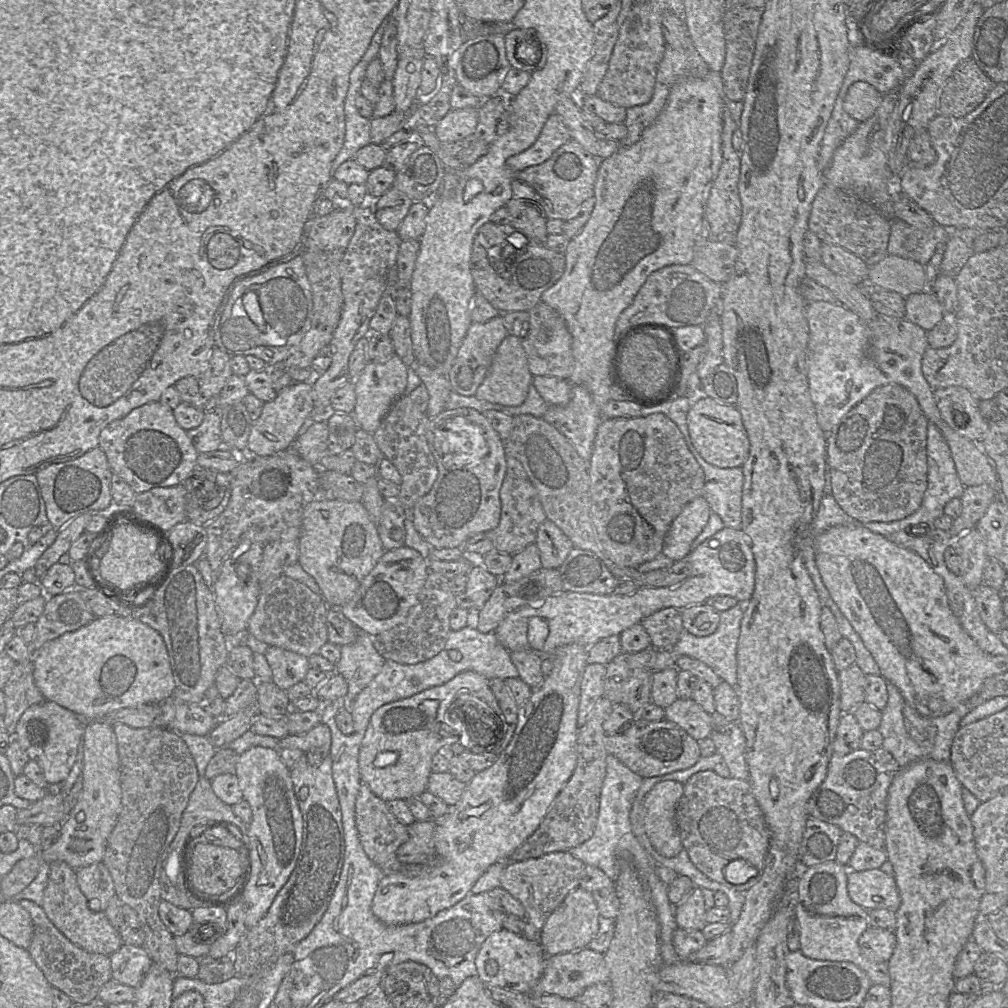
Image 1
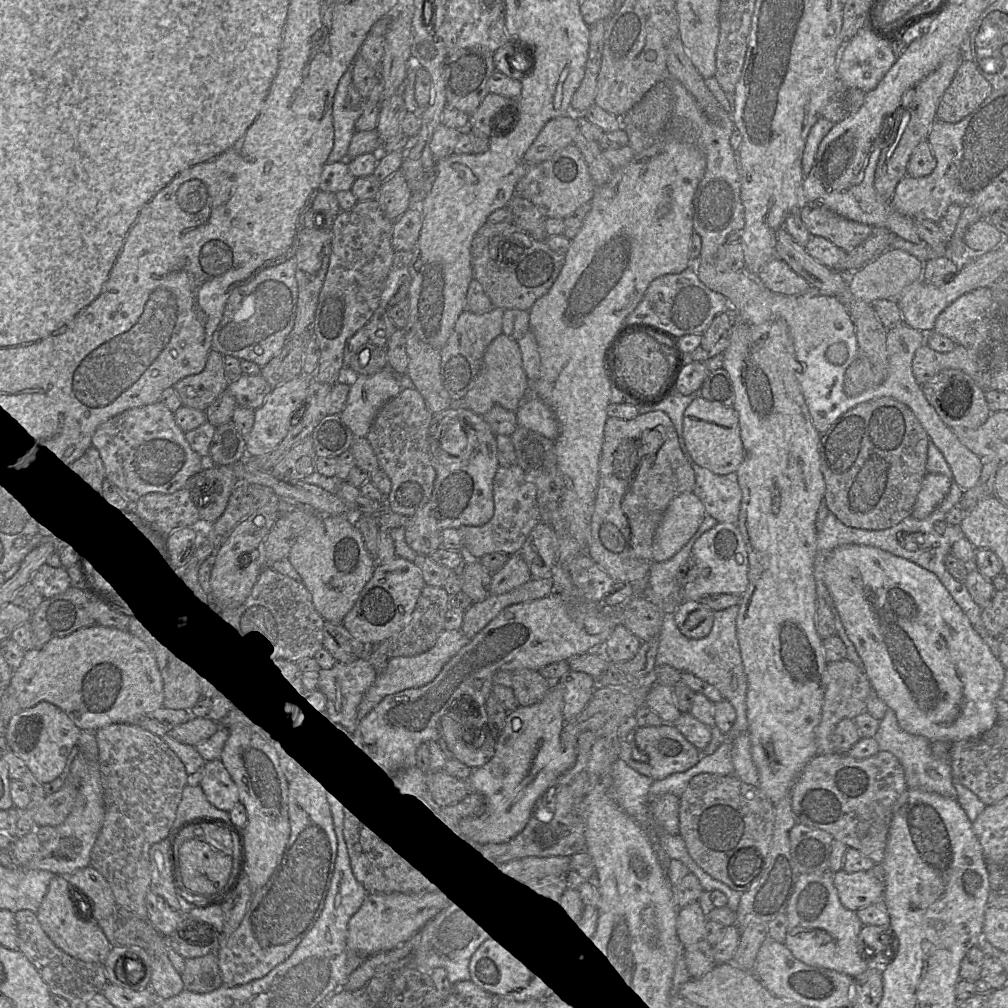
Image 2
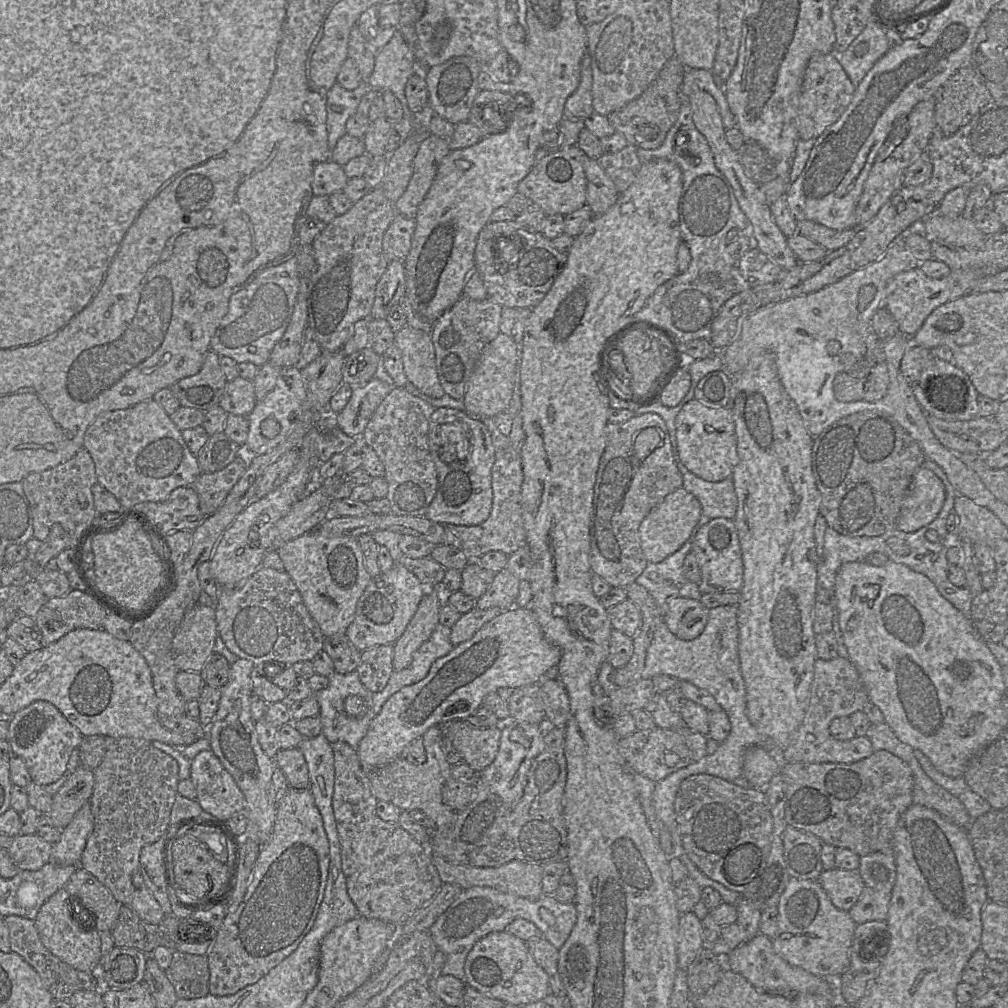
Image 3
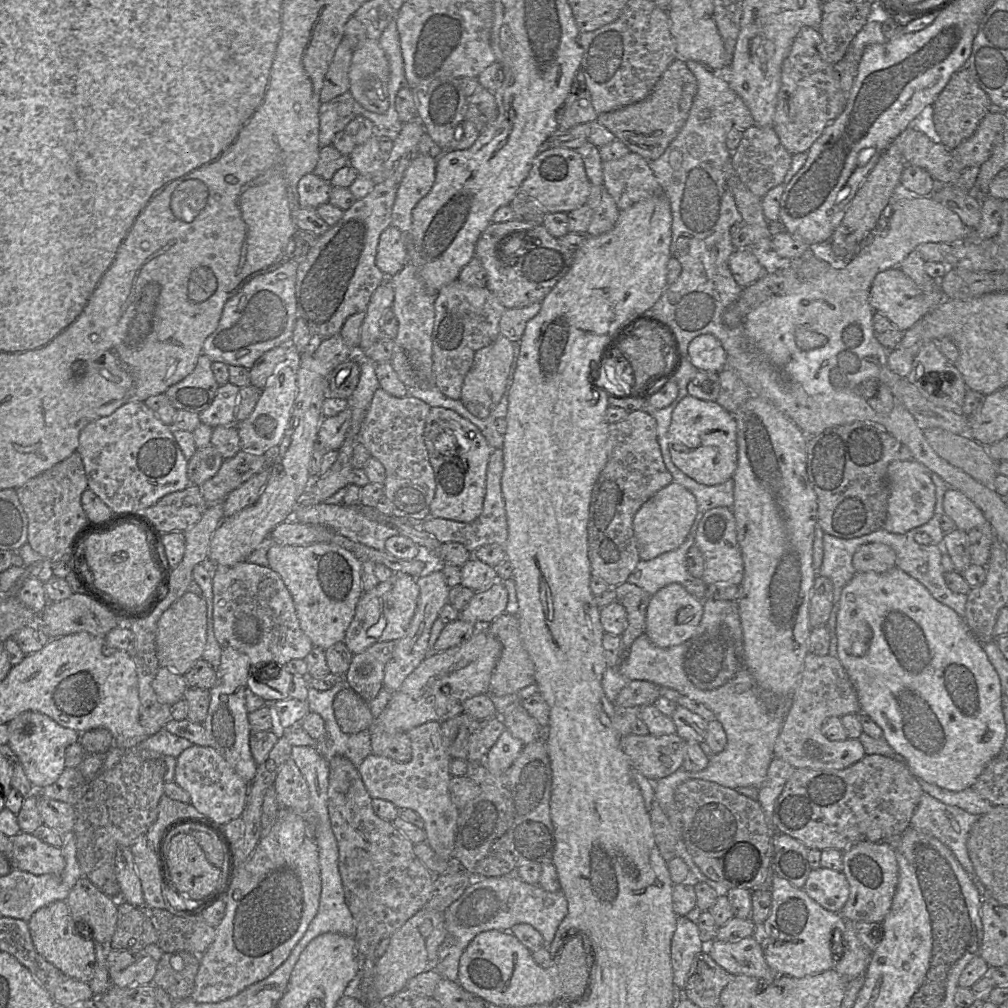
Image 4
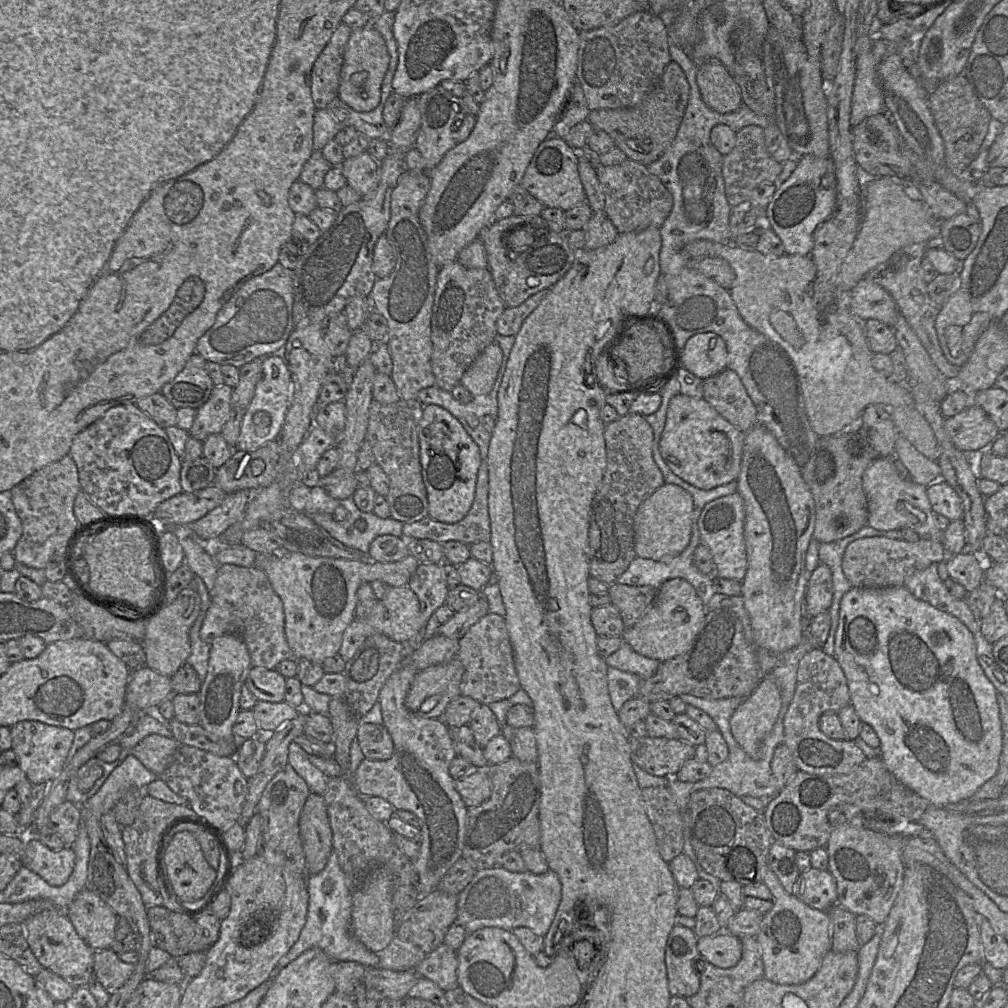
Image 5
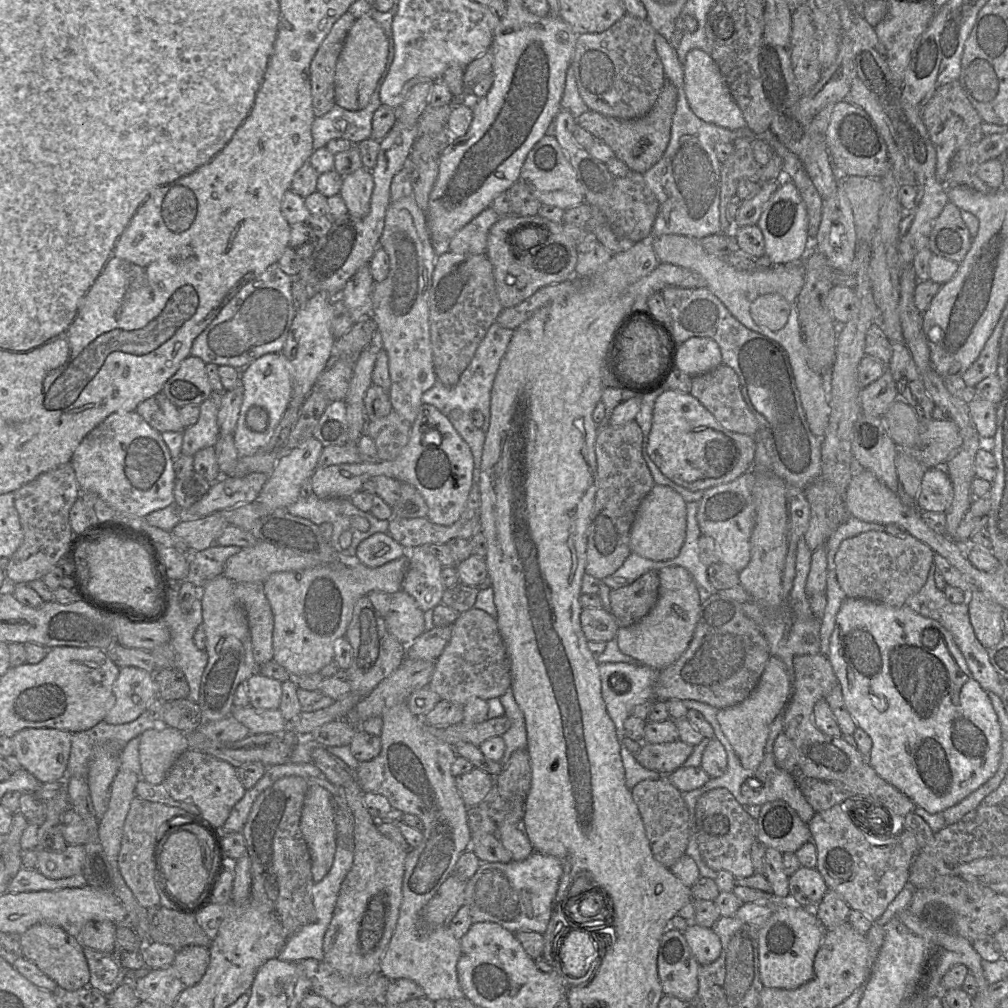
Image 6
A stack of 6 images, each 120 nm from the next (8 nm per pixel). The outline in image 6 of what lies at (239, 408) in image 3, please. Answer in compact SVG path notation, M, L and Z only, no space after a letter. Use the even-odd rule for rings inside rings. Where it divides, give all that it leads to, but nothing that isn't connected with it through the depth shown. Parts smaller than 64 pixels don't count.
M212 391L211 395L199 405L198 421L183 431L181 454L194 456L199 450L216 444L220 436L217 414L221 399L222 393Z

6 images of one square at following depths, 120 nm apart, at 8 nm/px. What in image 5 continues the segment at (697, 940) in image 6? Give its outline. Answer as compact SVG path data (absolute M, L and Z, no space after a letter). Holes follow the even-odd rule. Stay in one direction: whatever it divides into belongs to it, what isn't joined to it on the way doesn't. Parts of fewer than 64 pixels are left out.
M722 929L720 932L698 939L701 958L720 968L732 968L742 957L741 939Z

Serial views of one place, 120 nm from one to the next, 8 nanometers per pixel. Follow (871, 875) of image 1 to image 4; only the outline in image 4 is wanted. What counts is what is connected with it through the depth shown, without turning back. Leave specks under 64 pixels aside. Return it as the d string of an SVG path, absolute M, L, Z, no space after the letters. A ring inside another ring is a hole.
M823 867L810 872L803 890L824 909L835 913L841 913L850 894L843 872Z

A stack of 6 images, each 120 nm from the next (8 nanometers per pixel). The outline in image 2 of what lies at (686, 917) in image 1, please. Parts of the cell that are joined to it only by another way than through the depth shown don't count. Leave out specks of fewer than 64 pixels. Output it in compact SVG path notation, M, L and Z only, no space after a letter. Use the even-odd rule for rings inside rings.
M698 901L678 909L677 934L684 947L705 939L707 916Z

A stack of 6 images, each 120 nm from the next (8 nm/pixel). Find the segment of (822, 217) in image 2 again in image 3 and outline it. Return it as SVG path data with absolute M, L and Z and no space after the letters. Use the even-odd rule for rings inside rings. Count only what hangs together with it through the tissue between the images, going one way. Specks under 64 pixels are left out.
M803 220L798 222L798 232L827 251L834 251L850 241L855 233L855 228L834 230L814 221Z

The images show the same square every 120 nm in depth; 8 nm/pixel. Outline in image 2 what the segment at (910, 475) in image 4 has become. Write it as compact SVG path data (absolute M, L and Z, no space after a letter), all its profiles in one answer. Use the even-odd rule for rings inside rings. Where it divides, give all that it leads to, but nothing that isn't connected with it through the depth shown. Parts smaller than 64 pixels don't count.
M927 473L922 481L911 516L922 520L928 517L944 500L951 481L943 474Z

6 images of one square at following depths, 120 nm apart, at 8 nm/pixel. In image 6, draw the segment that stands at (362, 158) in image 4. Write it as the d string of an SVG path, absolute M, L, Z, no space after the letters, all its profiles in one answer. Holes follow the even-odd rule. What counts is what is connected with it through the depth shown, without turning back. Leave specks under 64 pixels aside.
M360 167L344 176L340 196L344 200L348 214L363 218L370 210L370 201L374 189L372 172Z

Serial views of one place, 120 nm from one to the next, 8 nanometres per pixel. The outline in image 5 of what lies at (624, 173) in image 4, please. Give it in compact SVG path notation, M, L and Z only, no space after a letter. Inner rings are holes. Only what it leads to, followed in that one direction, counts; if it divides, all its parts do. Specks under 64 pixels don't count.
M590 154L590 159L596 168L601 183L605 199L605 213L618 233L638 232L649 227L660 227L672 208L672 196L661 181L648 171L647 166L641 163L626 159L618 165L603 166L598 162L598 156Z

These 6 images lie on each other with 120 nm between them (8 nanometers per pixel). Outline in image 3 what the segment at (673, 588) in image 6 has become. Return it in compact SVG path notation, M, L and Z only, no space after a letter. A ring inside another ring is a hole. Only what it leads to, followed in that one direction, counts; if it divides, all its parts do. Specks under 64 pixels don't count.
M669 597L661 619L678 639L690 641L703 632L708 621L708 611L700 600Z

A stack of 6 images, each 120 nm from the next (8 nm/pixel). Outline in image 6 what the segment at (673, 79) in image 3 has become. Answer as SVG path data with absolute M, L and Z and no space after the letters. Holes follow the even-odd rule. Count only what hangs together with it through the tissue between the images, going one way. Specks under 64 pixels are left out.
M666 80L654 106L645 116L634 120L621 120L589 110L577 118L577 125L604 141L615 157L623 161L630 171L644 174L661 159L668 146L677 98L677 88Z

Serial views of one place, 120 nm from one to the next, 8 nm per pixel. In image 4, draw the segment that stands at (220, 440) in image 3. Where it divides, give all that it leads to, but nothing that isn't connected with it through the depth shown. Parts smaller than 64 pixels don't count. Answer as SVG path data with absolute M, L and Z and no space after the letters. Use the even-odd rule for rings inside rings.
M212 445L196 450L188 460L187 477L190 484L200 486L212 478L220 469L224 458Z

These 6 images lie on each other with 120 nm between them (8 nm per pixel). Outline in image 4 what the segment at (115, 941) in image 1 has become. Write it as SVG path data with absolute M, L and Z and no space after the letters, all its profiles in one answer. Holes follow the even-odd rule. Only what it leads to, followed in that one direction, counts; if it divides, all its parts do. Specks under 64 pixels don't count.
M66 900L55 901L37 910L27 922L30 935L36 951L49 963L59 969L67 978L73 978L89 983L95 972L96 944L91 938L84 938L81 931L88 931L78 926L76 929L74 920L69 912Z

